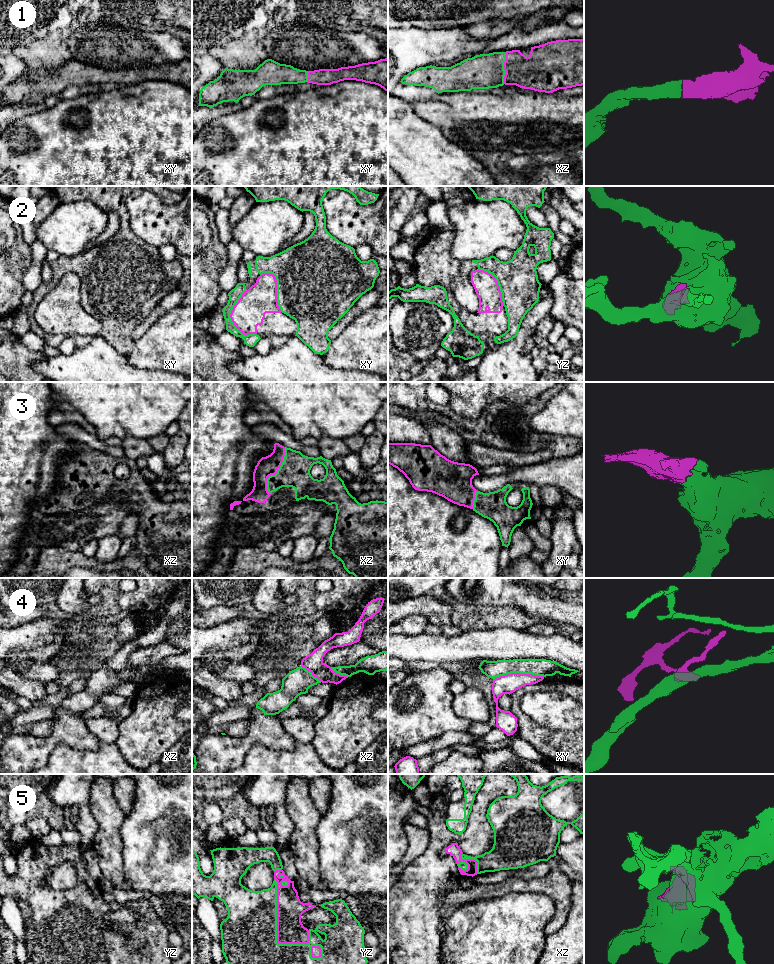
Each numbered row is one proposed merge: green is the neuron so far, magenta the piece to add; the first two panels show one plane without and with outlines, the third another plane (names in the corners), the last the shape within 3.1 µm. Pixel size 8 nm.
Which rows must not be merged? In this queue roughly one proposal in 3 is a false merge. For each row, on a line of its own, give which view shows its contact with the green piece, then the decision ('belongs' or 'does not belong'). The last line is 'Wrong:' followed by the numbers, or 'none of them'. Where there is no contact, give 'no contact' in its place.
1: contact in xz; belongs
2: contact in xy; does not belong
3: contact in xz; belongs
4: contact in xy; does not belong
5: contact in yz; belongs
Wrong: 2, 4

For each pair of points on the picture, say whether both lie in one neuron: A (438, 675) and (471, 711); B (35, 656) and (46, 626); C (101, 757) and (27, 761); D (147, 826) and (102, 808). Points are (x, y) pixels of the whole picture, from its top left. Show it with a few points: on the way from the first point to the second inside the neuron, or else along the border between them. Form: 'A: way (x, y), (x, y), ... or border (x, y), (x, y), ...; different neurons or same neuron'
A: border (453, 695), (452, 710), (458, 716), (463, 717); different neurons
B: border (58, 635), (53, 641), (37, 648), (15, 651); different neurons
C: border (67, 746), (57, 745), (46, 763); different neurons
D: border (126, 815), (120, 829), (121, 840); different neurons

